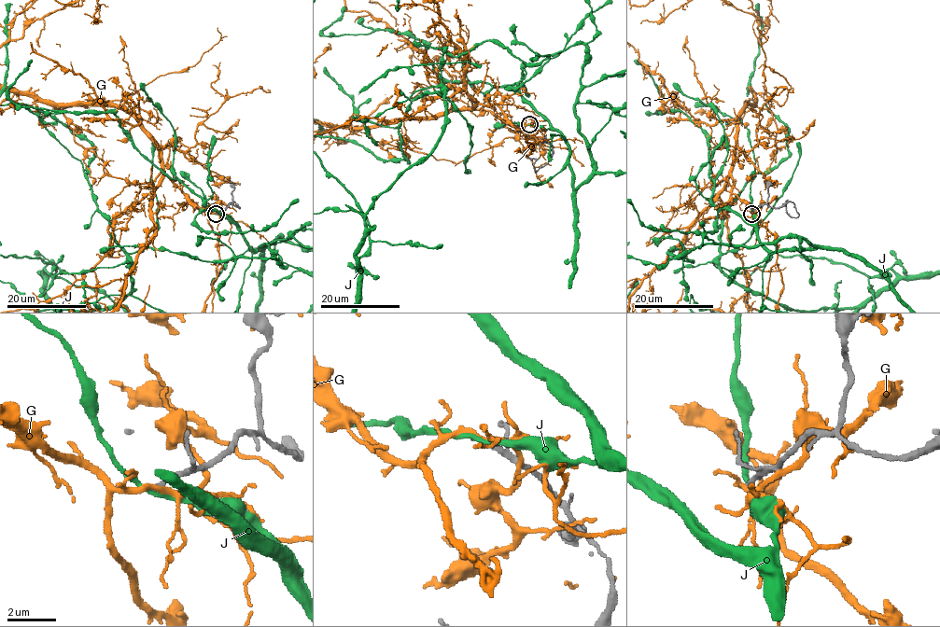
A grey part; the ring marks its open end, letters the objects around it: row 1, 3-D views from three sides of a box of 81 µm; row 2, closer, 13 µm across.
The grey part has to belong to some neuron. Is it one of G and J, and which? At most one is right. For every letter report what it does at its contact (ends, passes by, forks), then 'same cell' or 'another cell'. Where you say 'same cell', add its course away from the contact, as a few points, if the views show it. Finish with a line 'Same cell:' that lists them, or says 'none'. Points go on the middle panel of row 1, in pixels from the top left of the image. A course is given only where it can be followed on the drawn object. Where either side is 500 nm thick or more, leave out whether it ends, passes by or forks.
G: it forks; another cell
J: it passes by; another cell
Same cell: none

